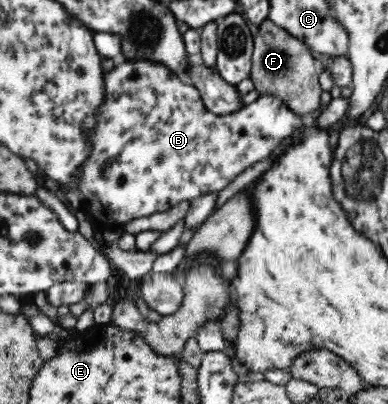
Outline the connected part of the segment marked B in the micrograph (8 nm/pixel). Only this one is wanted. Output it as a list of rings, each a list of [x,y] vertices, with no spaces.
[[[125,60],[121,65],[114,66],[110,74],[106,74],[104,102],[98,108],[97,119],[98,130],[86,132],[86,137],[88,137],[88,140],[86,140],[88,144],[86,145],[90,145],[90,156],[84,160],[82,172],[78,172],[78,176],[76,176],[78,177],[77,193],[84,200],[81,202],[82,206],[80,209],[89,218],[92,226],[95,226],[93,230],[102,230],[105,235],[112,228],[122,231],[124,224],[137,218],[148,217],[155,212],[164,212],[183,200],[191,201],[203,194],[217,193],[225,186],[228,186],[248,166],[252,166],[255,162],[260,162],[260,160],[265,160],[273,152],[276,152],[279,148],[278,146],[280,146],[280,142],[284,138],[295,135],[298,127],[302,126],[301,117],[284,105],[279,97],[272,95],[261,95],[258,100],[254,100],[252,104],[247,104],[236,112],[230,112],[226,116],[216,116],[206,108],[200,96],[200,91],[192,86],[190,82],[185,82],[183,78],[170,73],[159,62],[148,62],[147,60]]]

